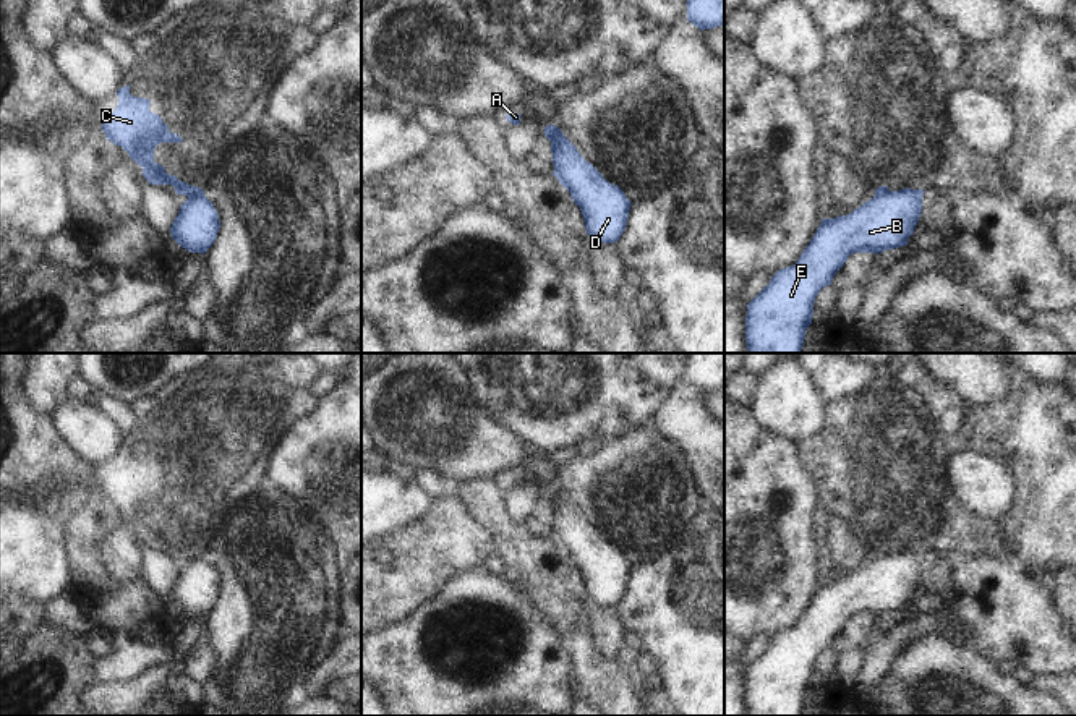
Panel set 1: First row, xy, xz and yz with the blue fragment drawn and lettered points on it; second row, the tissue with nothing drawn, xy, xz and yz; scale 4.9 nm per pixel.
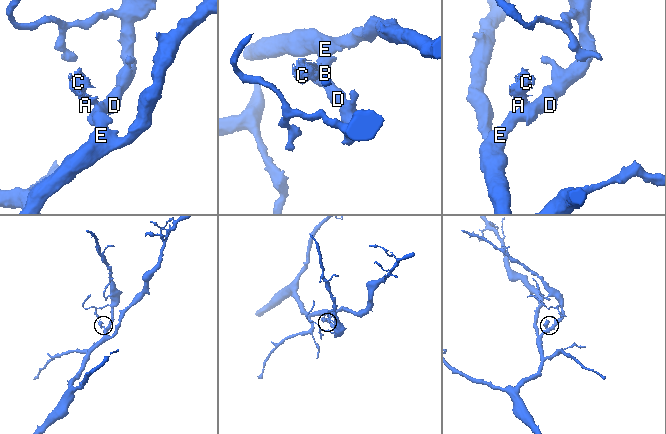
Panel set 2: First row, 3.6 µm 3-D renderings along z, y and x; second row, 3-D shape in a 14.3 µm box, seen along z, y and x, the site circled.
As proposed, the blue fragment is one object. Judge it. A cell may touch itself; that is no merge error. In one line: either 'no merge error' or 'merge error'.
merge error

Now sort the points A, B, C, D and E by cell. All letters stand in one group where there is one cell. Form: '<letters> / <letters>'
A C / B D E

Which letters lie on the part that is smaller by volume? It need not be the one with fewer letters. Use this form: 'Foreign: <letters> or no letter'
Foreign: A, C

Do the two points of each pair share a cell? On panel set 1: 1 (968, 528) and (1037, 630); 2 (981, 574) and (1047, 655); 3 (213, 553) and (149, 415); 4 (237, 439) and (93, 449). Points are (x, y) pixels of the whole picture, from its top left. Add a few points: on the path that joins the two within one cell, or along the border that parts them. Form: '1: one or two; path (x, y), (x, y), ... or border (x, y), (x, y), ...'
1: two; border (948, 548), (1007, 559), (1021, 571)
2: one; path (1000, 583), (1000, 601), (1031, 632)
3: two; border (230, 511), (208, 541), (203, 556)
4: two; border (123, 436), (122, 447), (106, 462), (89, 464)

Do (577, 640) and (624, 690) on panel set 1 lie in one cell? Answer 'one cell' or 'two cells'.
one cell

